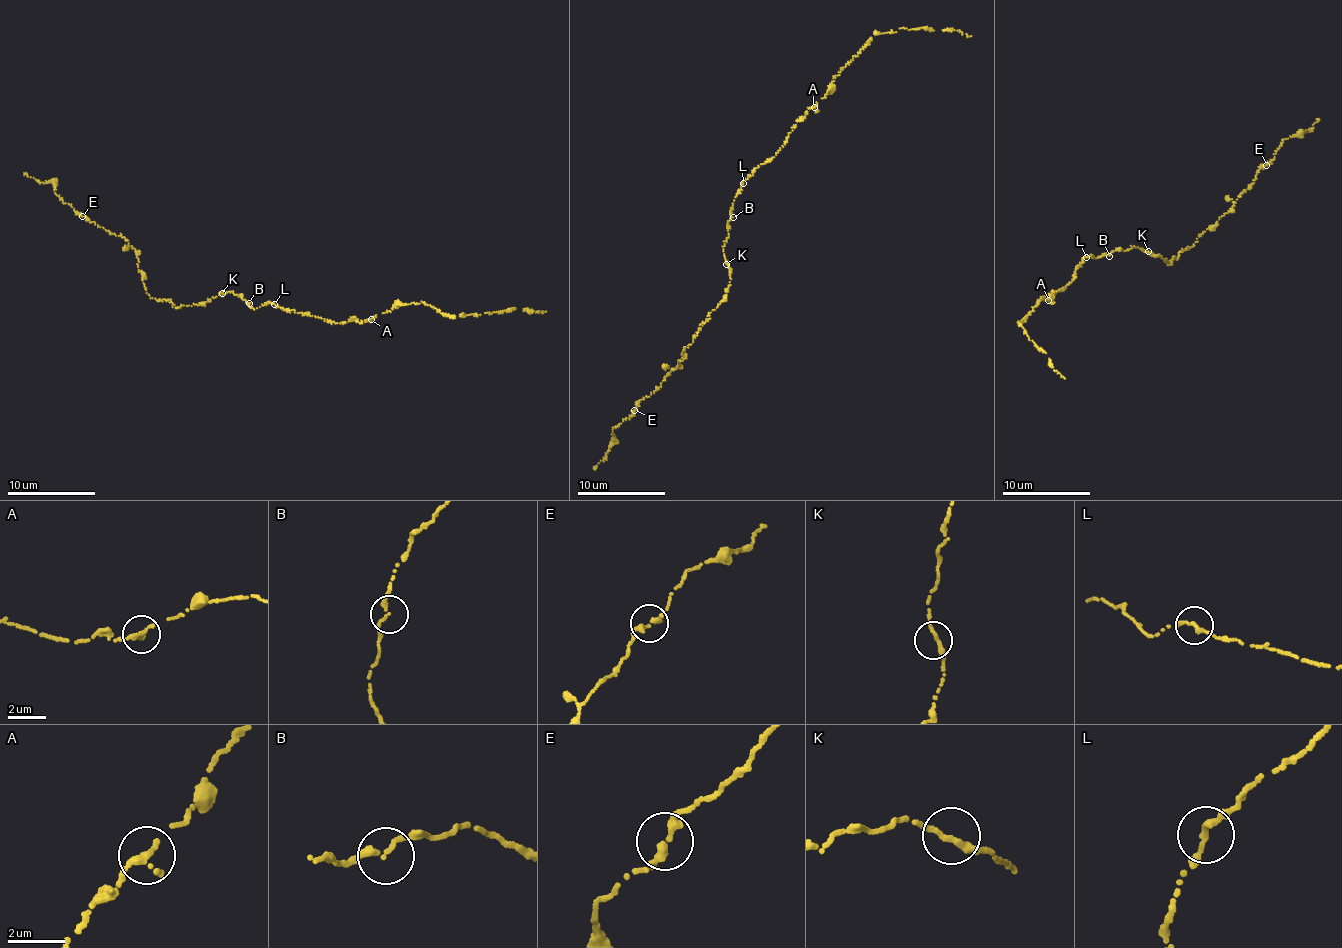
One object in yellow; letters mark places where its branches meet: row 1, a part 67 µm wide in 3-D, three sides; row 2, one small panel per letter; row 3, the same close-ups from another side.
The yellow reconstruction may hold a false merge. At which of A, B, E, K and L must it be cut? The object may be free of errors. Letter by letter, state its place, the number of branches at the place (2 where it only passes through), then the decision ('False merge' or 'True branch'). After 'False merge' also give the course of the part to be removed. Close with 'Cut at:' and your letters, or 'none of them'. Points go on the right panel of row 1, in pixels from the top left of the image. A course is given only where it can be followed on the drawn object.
A: Place: (1048, 300). Branches: 1. True branch
B: Place: (1109, 256). Branches: 2. True branch
E: Place: (1266, 165). Branches: 2. True branch
K: Place: (1148, 251). Branches: 2. True branch
L: Place: (1086, 257). Branches: 1. True branch
Cut at: none of them

